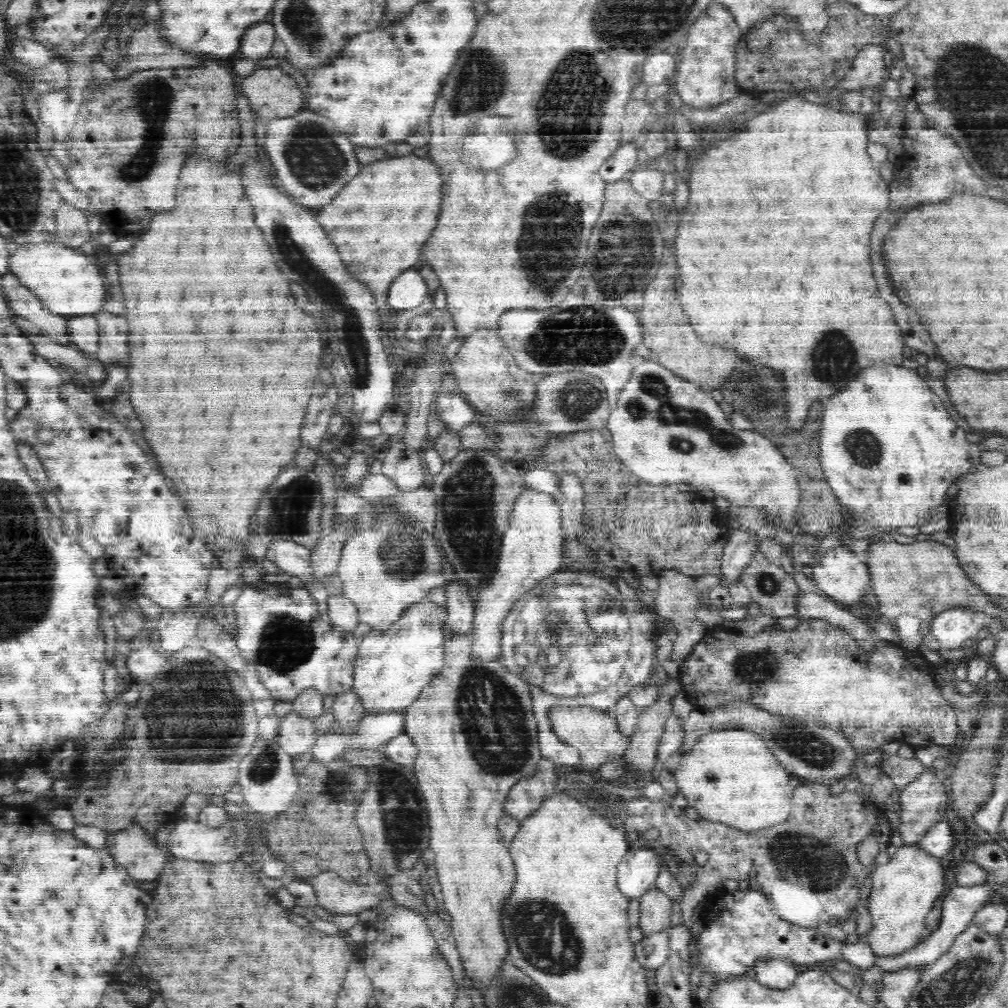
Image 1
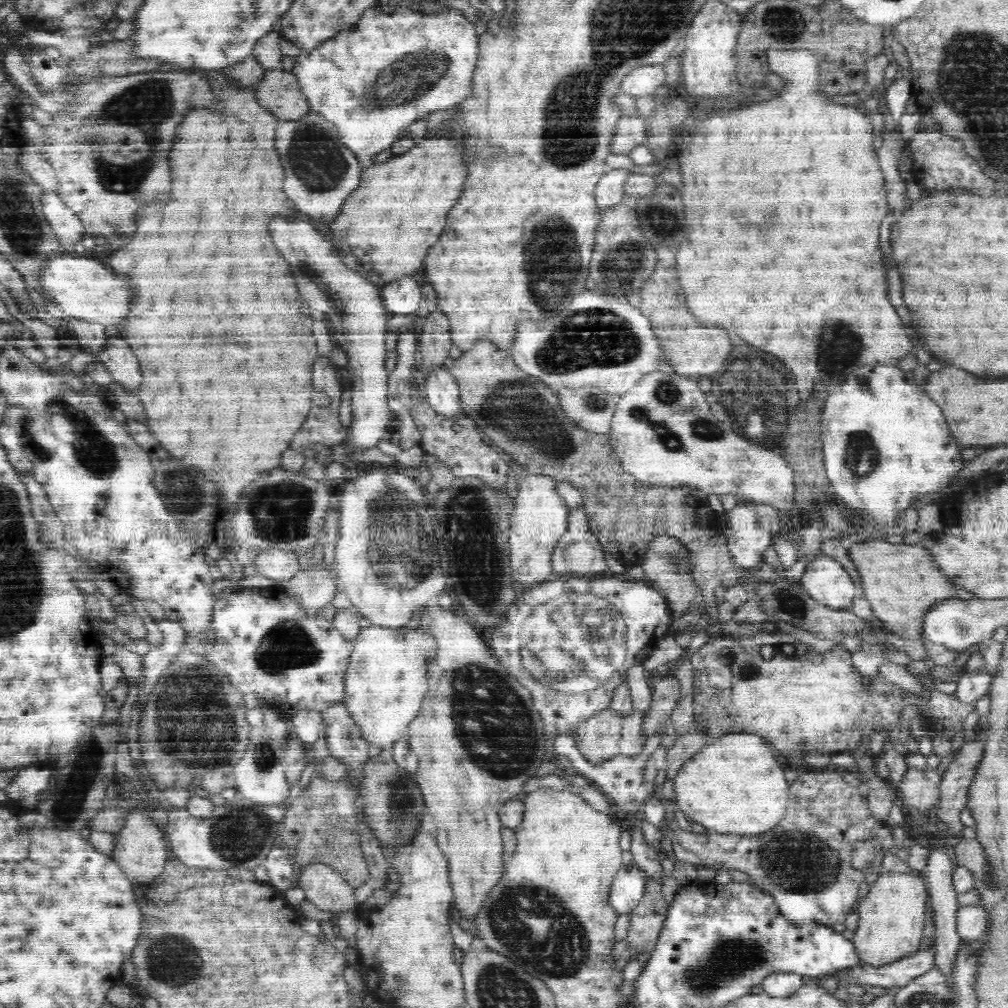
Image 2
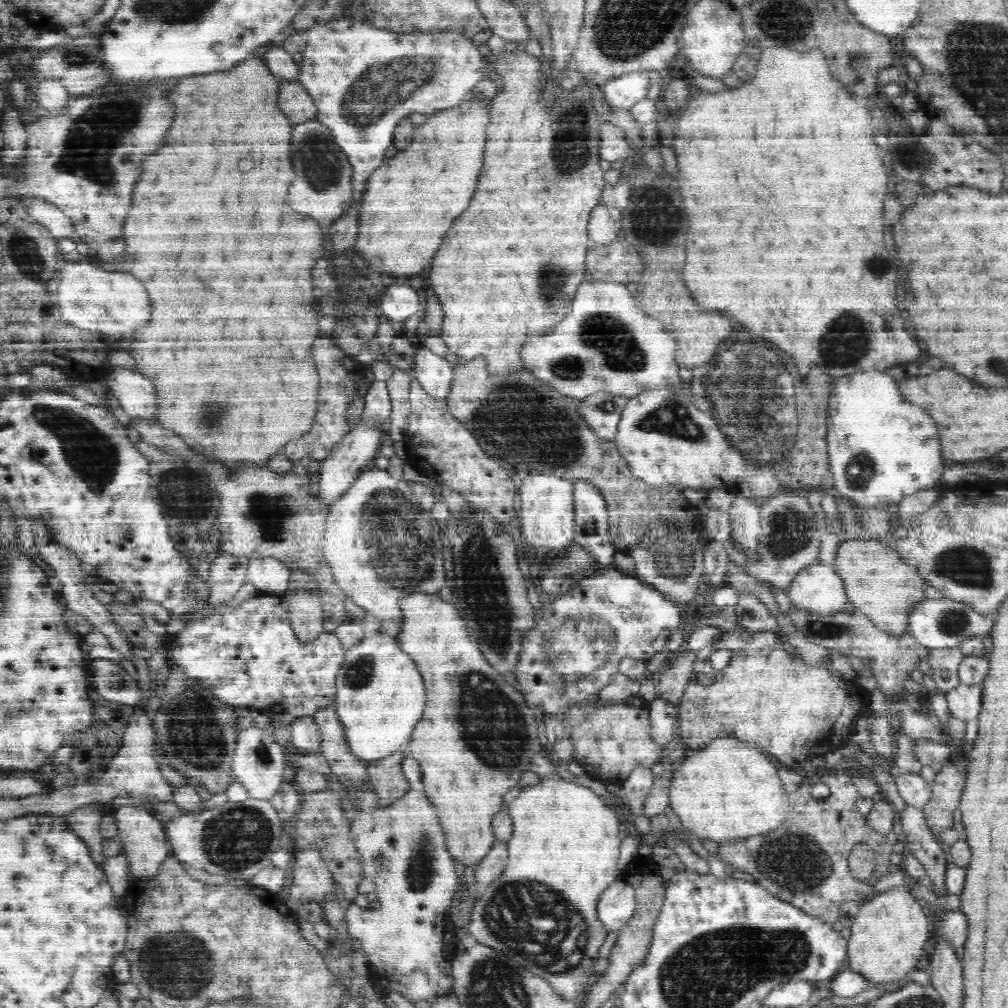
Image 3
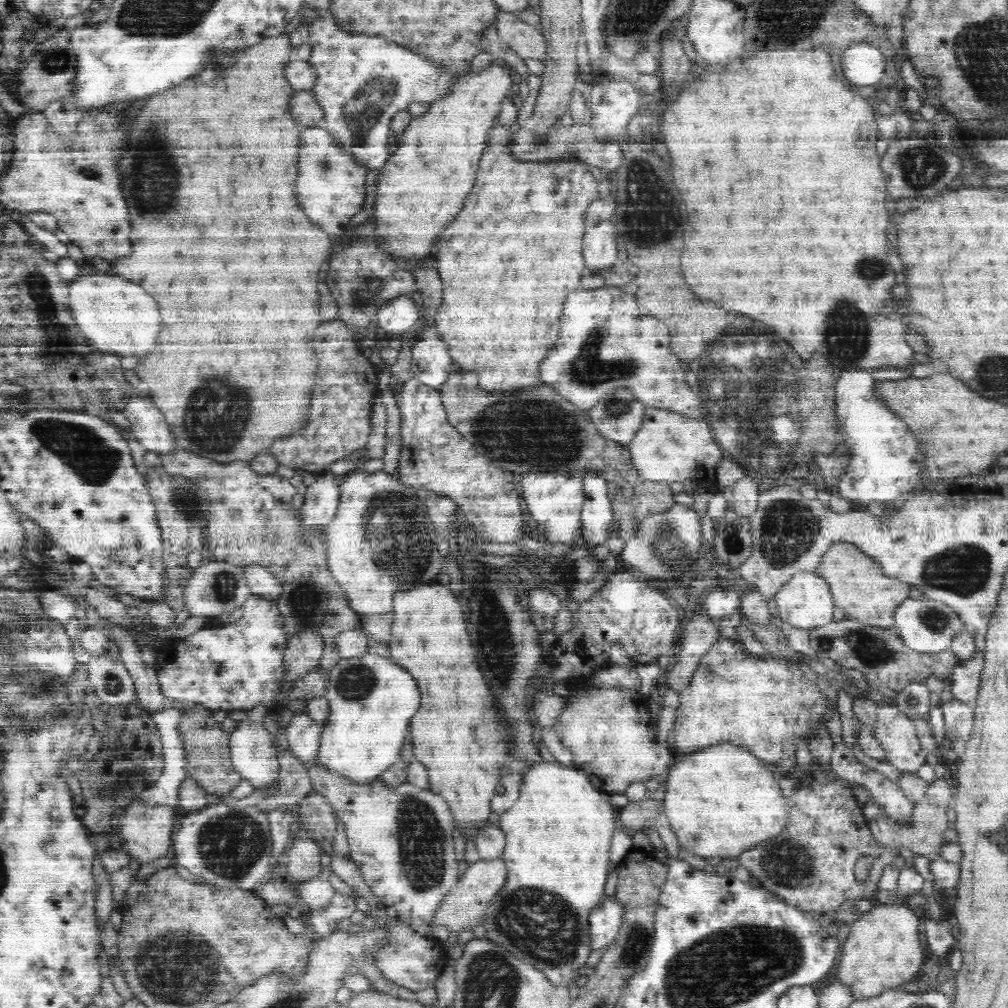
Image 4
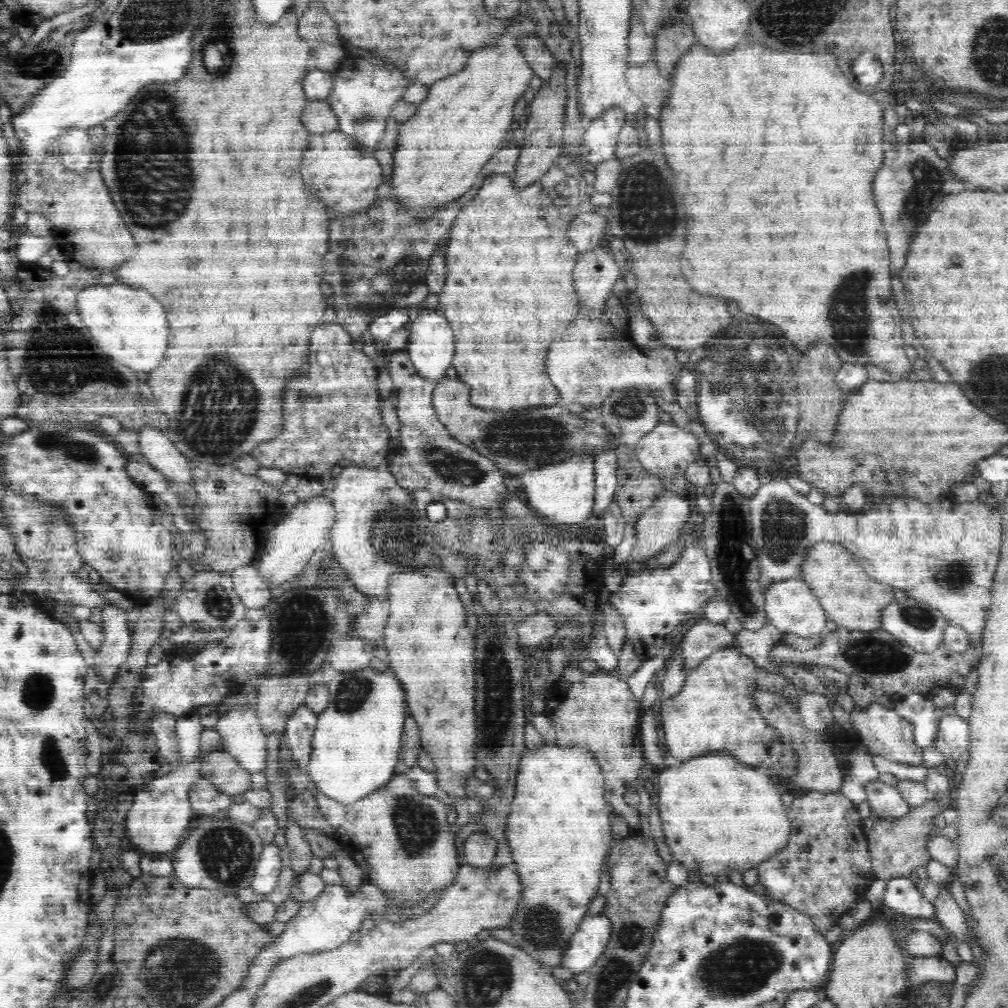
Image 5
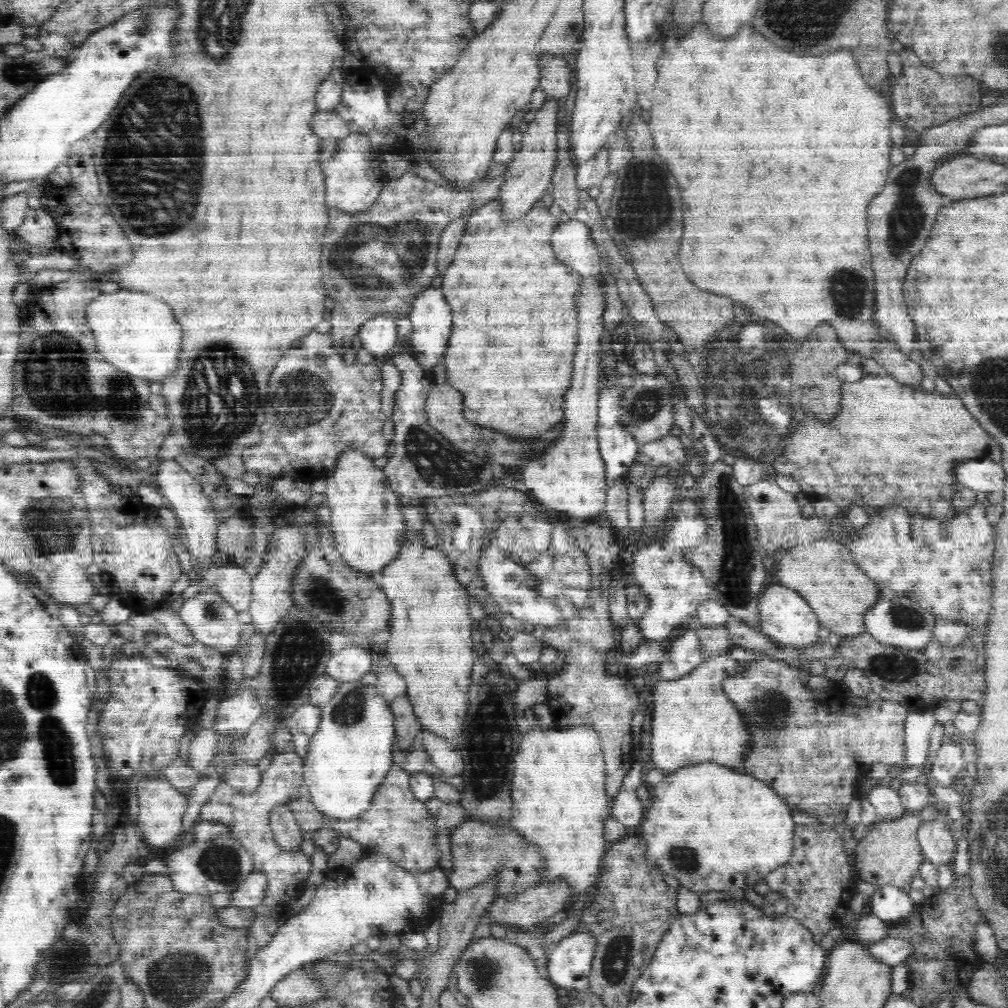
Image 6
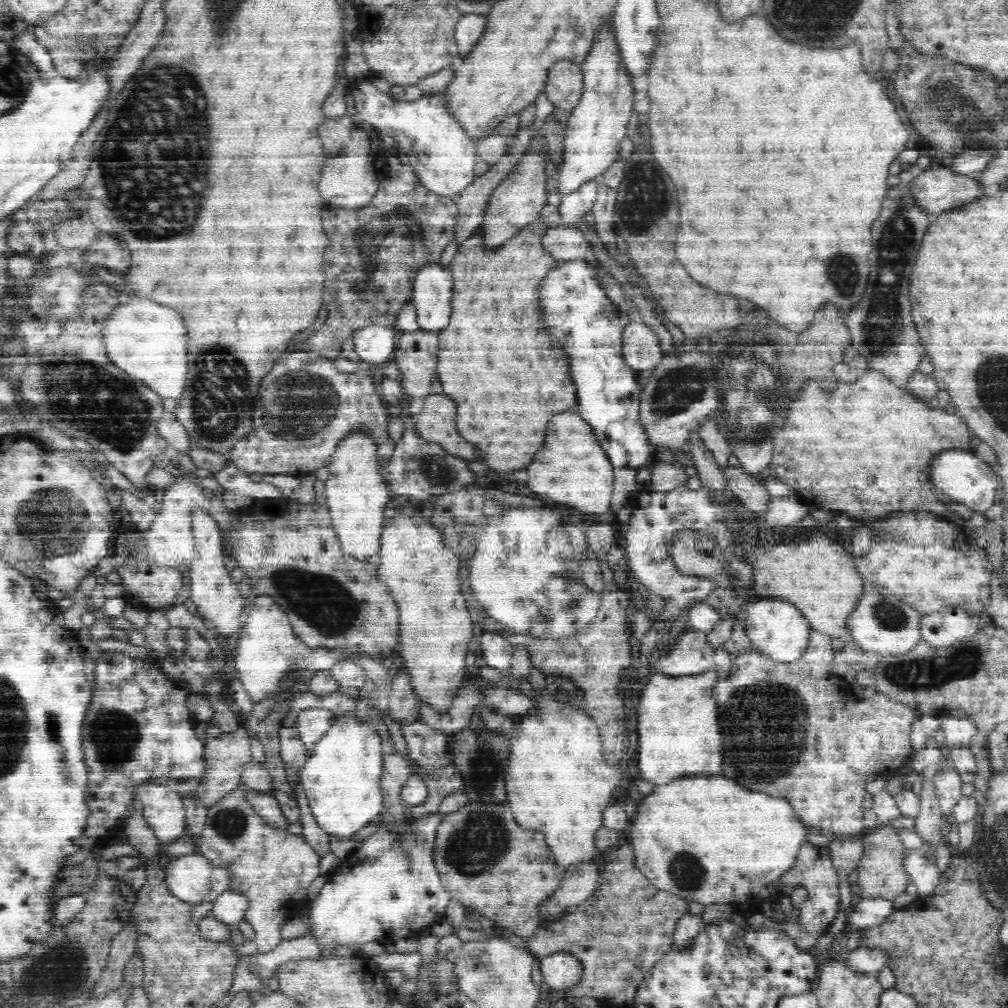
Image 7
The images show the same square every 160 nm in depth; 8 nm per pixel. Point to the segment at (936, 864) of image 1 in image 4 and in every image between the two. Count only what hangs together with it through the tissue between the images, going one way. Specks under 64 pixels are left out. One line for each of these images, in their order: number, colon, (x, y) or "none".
2: (891, 923)
3: (889, 932)
4: (884, 950)

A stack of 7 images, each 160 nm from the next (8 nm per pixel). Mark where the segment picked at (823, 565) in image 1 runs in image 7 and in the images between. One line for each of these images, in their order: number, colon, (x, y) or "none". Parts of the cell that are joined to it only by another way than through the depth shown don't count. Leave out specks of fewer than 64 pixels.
2: (826, 580)
3: (819, 587)
4: (807, 600)
5: (792, 605)
6: (787, 618)
7: (778, 628)

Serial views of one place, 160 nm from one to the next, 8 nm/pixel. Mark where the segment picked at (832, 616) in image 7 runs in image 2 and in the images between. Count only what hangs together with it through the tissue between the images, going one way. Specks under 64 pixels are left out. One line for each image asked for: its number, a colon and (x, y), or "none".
2: (902, 582)
3: (881, 583)
4: (860, 586)
5: (851, 598)
6: (823, 572)

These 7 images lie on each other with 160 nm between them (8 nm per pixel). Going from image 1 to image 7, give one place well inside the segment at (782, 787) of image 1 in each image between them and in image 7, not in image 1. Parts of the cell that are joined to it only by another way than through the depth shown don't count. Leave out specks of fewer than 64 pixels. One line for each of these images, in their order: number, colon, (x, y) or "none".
2: (735, 785)
3: (728, 789)
4: (722, 799)
5: (718, 815)
6: (713, 828)
7: (706, 838)

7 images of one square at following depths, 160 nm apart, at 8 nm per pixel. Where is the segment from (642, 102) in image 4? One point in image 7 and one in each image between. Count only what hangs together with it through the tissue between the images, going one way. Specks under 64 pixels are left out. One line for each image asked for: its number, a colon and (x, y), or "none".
5: (600, 138)
6: (590, 171)
7: (579, 201)

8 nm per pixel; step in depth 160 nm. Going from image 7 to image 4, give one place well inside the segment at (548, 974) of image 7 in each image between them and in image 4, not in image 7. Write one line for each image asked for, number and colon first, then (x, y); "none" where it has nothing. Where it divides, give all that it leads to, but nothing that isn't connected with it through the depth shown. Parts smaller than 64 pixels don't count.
4: (606, 918)
5: (591, 941)
6: (570, 960)

